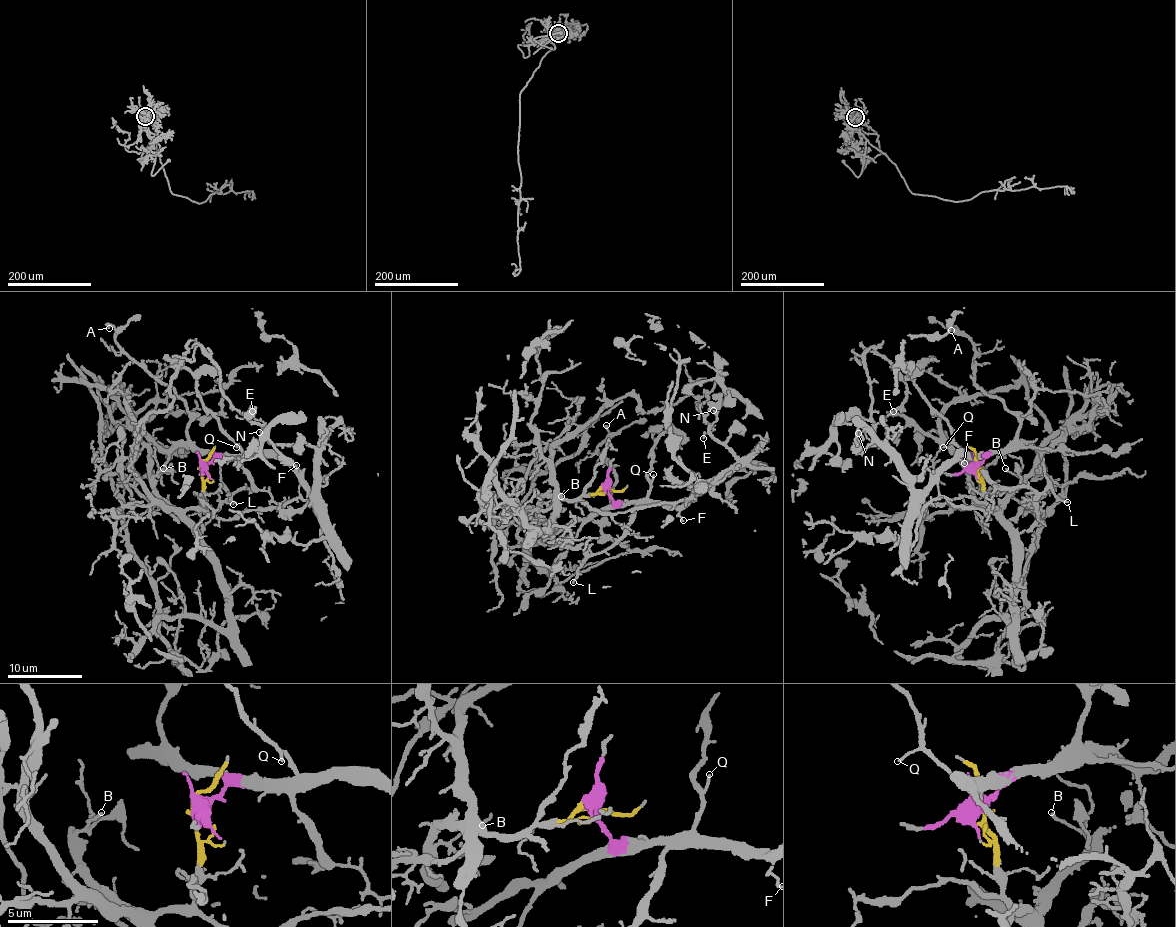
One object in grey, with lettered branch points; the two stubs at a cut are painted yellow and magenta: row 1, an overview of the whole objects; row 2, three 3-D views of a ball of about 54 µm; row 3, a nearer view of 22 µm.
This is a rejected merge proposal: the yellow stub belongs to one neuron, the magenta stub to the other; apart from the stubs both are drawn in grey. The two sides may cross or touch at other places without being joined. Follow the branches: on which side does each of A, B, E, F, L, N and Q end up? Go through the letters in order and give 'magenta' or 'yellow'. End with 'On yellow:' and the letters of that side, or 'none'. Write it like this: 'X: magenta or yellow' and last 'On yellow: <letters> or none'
A: magenta
B: yellow
E: magenta
F: magenta
L: magenta
N: magenta
Q: magenta
On yellow: B

